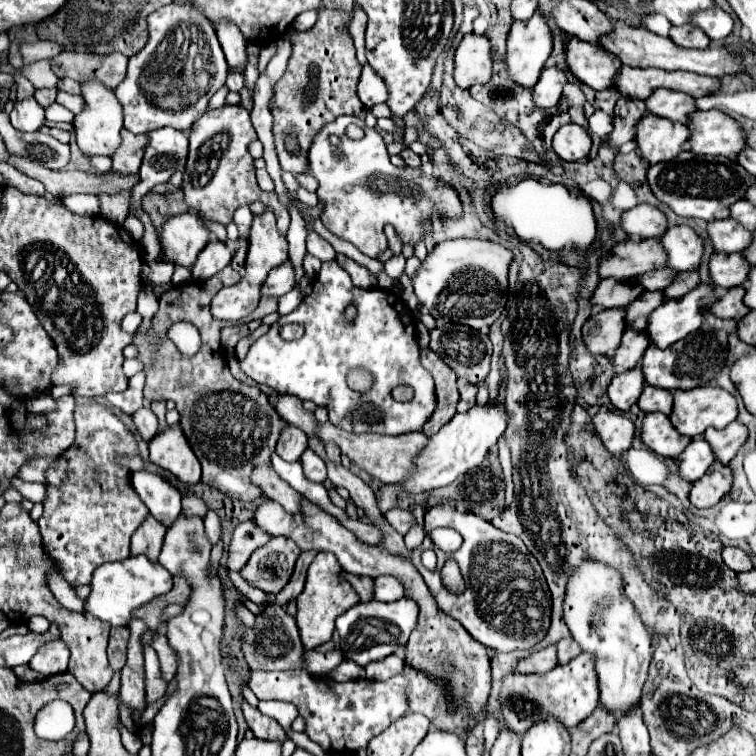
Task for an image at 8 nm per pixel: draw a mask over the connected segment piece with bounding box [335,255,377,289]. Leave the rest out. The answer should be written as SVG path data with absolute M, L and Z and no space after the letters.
M337 255L335 261L351 275L352 282L355 286L363 289L377 286L377 278L369 273L367 267L355 263L353 259L349 259L345 255Z

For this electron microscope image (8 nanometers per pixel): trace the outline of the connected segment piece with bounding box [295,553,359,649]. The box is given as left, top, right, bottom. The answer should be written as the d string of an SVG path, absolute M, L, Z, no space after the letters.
M317 553L313 563L309 565L307 583L305 583L303 593L297 597L297 615L295 615L301 643L305 649L315 649L315 647L331 641L333 629L335 629L335 619L339 615L343 615L349 607L359 603L357 593L351 589L351 585L347 581L343 581L339 577L339 571L341 571L341 567L335 561L333 553Z

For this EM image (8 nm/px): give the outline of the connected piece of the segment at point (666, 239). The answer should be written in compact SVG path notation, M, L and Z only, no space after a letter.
M669 227L659 241L667 253L665 265L669 269L673 269L675 273L697 269L703 255L703 241L691 227Z

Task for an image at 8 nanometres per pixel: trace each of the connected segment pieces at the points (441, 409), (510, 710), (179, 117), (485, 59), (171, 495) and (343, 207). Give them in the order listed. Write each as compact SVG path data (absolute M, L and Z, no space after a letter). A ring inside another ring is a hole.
M421 351L421 363L433 375L435 393L437 393L437 409L423 427L423 433L431 437L443 425L447 425L447 421L451 421L451 417L455 417L457 413L457 401L459 401L457 377L433 351Z
M581 653L573 661L565 665L557 665L555 669L543 675L511 673L503 679L503 685L499 691L499 703L501 703L503 727L515 733L525 733L531 725L545 721L547 717L555 717L557 721L563 721L567 729L575 727L585 717L589 717L593 709L599 705L599 689L597 689L593 659L591 655Z
M169 3L151 13L147 23L149 41L143 51L129 57L127 77L115 89L123 105L125 129L131 133L147 133L161 127L187 131L215 91L225 85L227 61L215 29L197 9Z
M465 35L455 49L453 79L461 89L491 79L491 43L485 35Z
M149 471L133 473L131 483L157 521L161 521L165 527L175 523L181 513L181 495L173 485Z
M343 115L335 121L327 123L313 139L309 157L309 173L319 181L319 199L323 203L321 221L323 225L337 237L353 243L367 257L377 259L387 249L387 237L383 235L383 227L391 223L399 233L403 243L415 245L423 235L421 223L431 219L433 215L459 217L461 201L457 193L439 183L439 179L427 179L419 169L411 167L395 167L389 161L383 137L369 129L355 115ZM355 123L365 131L365 137L355 141L347 137L347 127ZM337 135L341 143L337 147L331 145L329 137ZM335 153L343 153L343 159L337 159Z

